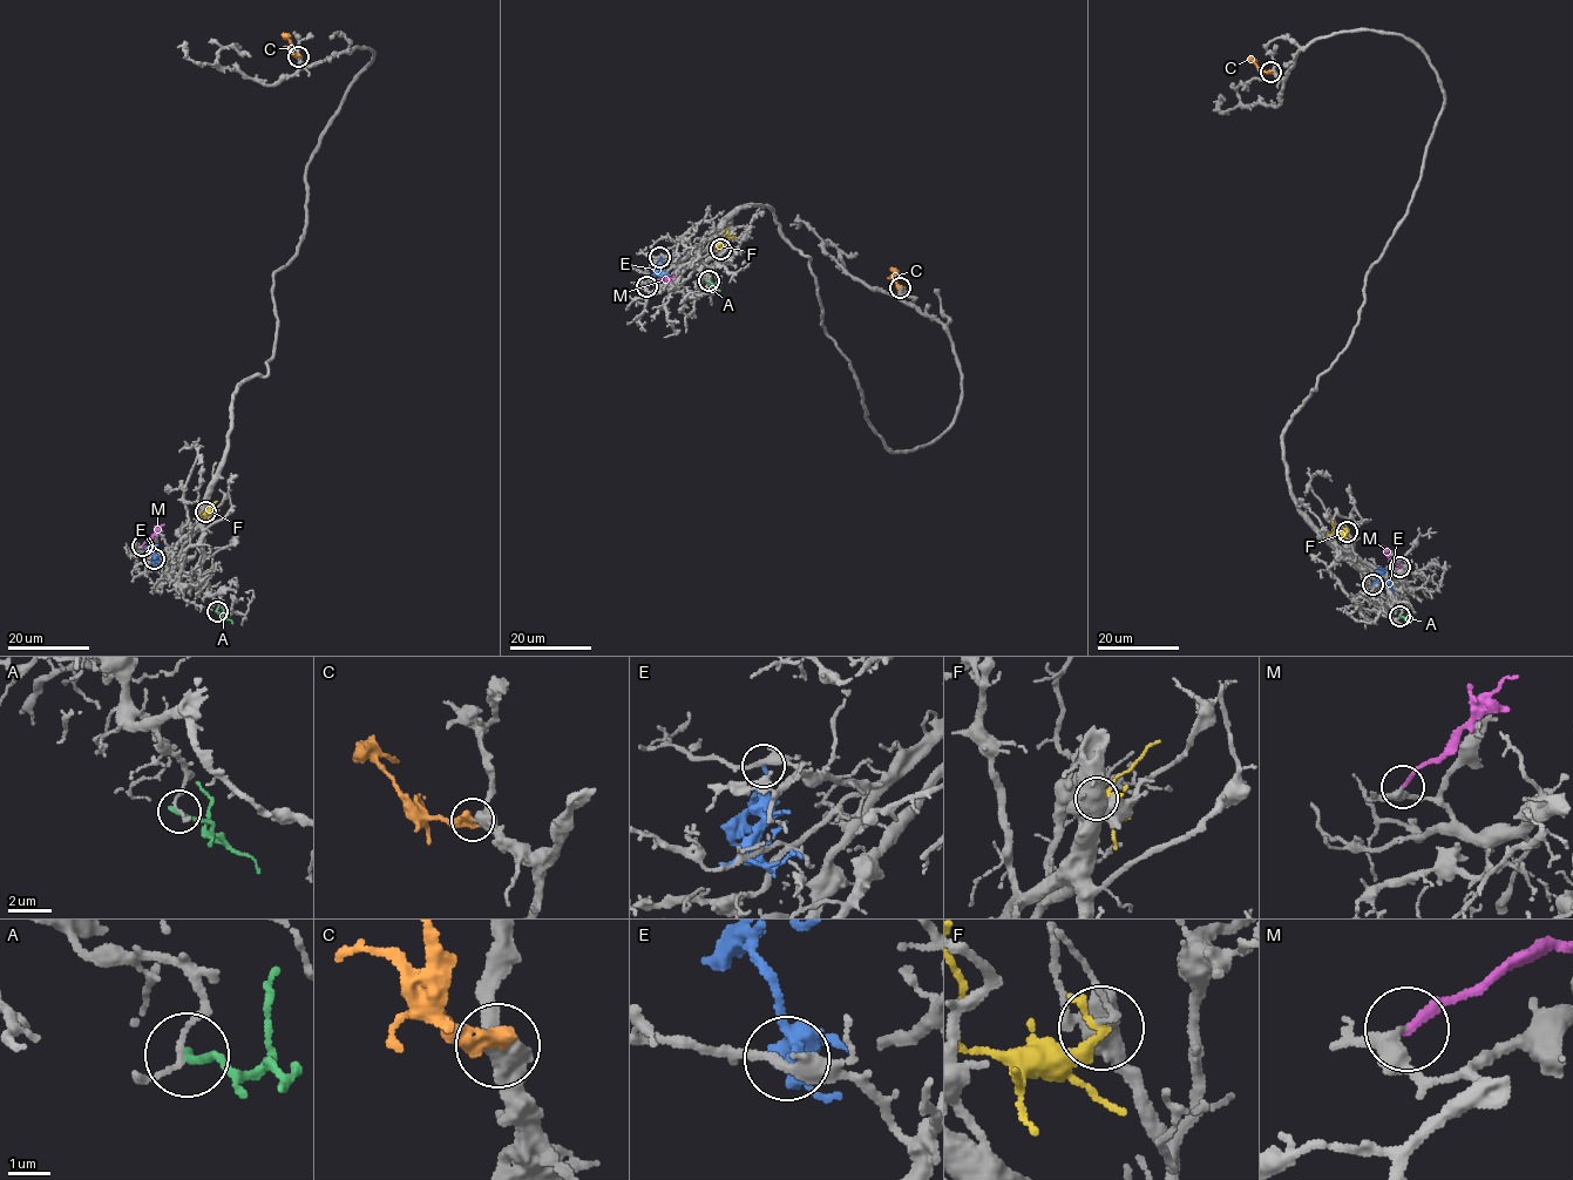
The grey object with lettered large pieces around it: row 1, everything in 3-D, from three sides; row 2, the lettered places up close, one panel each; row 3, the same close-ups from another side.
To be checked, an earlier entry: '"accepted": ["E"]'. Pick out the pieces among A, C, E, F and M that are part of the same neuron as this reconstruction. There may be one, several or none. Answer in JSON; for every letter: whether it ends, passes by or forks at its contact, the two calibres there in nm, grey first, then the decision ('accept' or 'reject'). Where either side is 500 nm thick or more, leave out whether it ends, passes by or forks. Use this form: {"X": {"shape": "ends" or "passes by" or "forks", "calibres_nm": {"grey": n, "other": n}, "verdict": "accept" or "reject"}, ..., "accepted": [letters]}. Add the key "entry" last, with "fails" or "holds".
{"A": {"shape": "ends", "calibres_nm": {"grey": 100, "other": 220}, "verdict": "reject"}, "C": {"shape": "ends", "calibres_nm": {"grey": 400, "other": 400}, "verdict": "accept"}, "E": {"shape": "ends", "calibres_nm": {"grey": 320, "other": 180}, "verdict": "reject"}, "F": {"shape": "ends", "calibres_nm": {"grey": 110, "other": 340}, "verdict": "reject"}, "M": {"shape": "ends", "calibres_nm": {"grey": 260, "other": 190}, "verdict": "reject"}, "accepted": ["C"], "entry": "fails"}

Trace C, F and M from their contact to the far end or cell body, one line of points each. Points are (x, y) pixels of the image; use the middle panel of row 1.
C: (900, 287), (897, 273), (892, 269)
F: (720, 249), (723, 236), (736, 238)
M: (648, 286), (675, 275)

